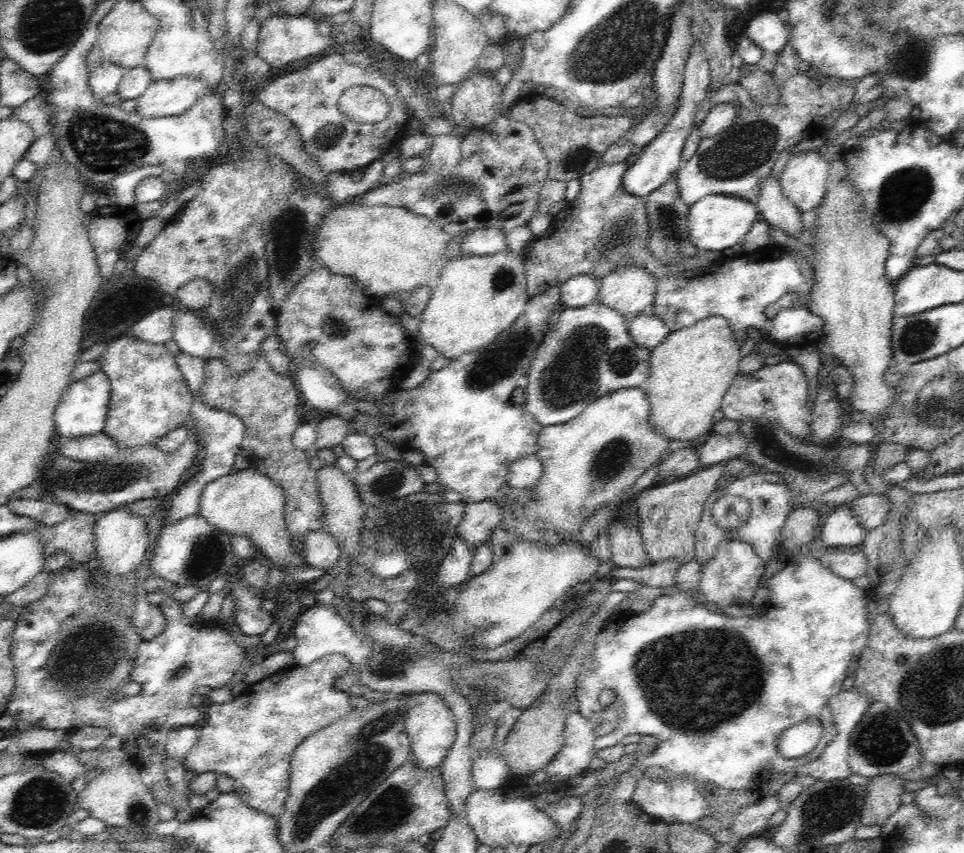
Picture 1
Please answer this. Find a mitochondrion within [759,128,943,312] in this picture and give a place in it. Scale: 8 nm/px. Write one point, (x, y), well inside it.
(902, 195)

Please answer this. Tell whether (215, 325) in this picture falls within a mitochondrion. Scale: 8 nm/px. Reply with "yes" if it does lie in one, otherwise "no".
no

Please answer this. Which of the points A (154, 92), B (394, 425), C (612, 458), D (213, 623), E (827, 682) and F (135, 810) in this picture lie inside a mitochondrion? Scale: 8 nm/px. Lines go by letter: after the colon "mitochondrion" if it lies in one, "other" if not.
A: other
B: other
C: mitochondrion
D: other
E: other
F: mitochondrion

